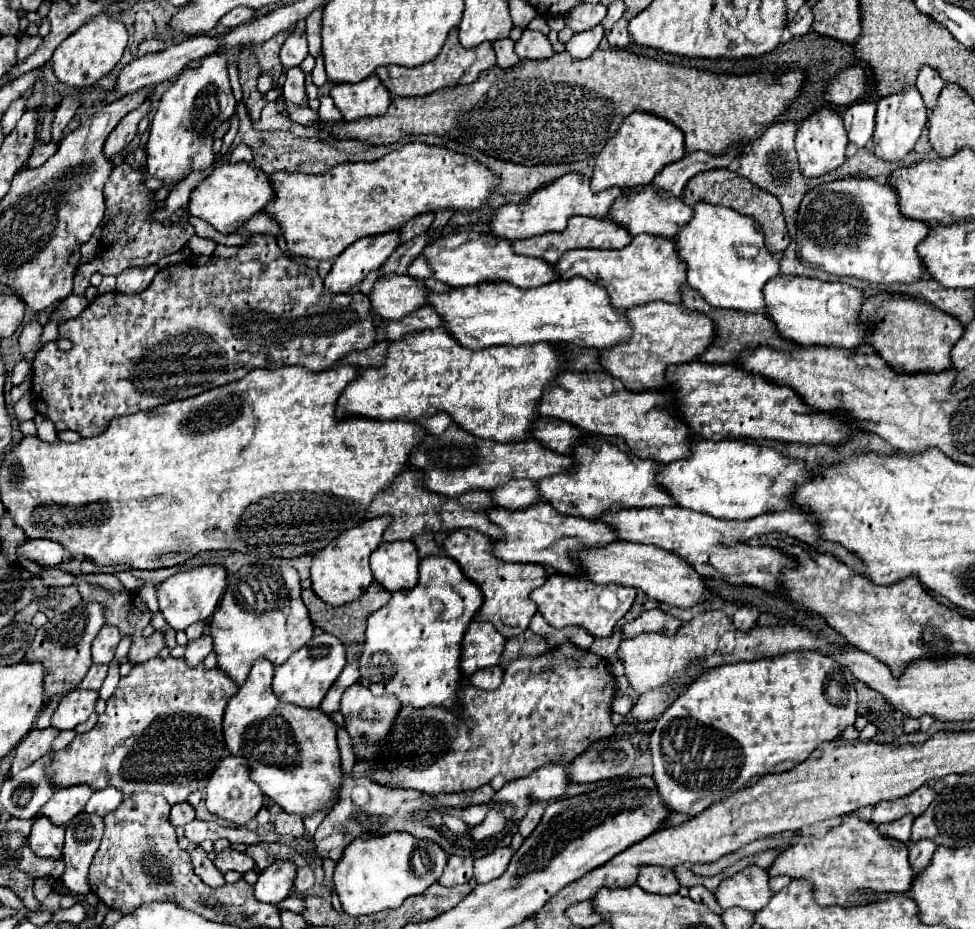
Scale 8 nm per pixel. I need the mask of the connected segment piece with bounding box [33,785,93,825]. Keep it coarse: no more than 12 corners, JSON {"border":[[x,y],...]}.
{"border":[[59,789],[37,811],[53,825],[67,825],[83,811],[93,789]]}

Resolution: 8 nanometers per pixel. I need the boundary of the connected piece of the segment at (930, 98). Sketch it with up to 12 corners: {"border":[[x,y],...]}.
{"border":[[933,67],[917,75],[917,89],[933,109],[945,81]]}

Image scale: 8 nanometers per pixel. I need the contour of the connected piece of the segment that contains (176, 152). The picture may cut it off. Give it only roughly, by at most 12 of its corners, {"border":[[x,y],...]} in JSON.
{"border":[[225,53],[161,97],[147,171],[175,185],[213,163],[235,113]]}

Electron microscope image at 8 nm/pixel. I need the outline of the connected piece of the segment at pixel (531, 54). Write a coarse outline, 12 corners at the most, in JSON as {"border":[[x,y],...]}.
{"border":[[523,31],[515,43],[521,59],[553,57],[547,35]]}

